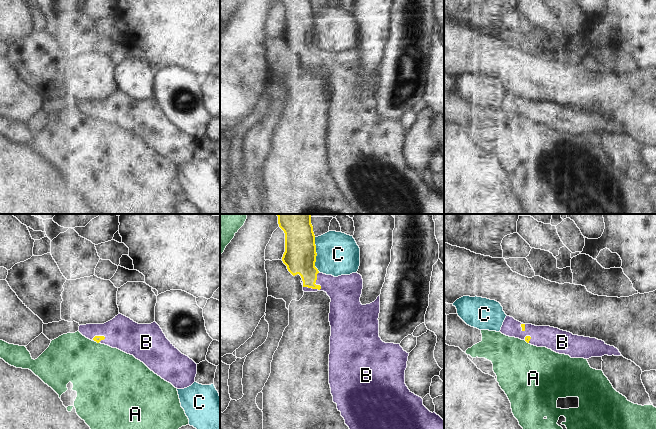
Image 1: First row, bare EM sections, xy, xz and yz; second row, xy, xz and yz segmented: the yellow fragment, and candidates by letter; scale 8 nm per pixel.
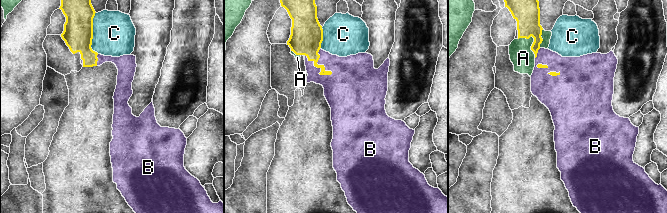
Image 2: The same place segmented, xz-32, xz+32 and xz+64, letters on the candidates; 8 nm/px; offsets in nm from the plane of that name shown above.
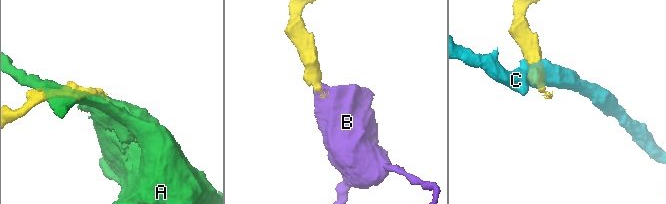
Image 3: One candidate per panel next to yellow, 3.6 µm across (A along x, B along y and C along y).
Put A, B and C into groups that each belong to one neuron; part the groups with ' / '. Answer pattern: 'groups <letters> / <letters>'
groups A / B / C

